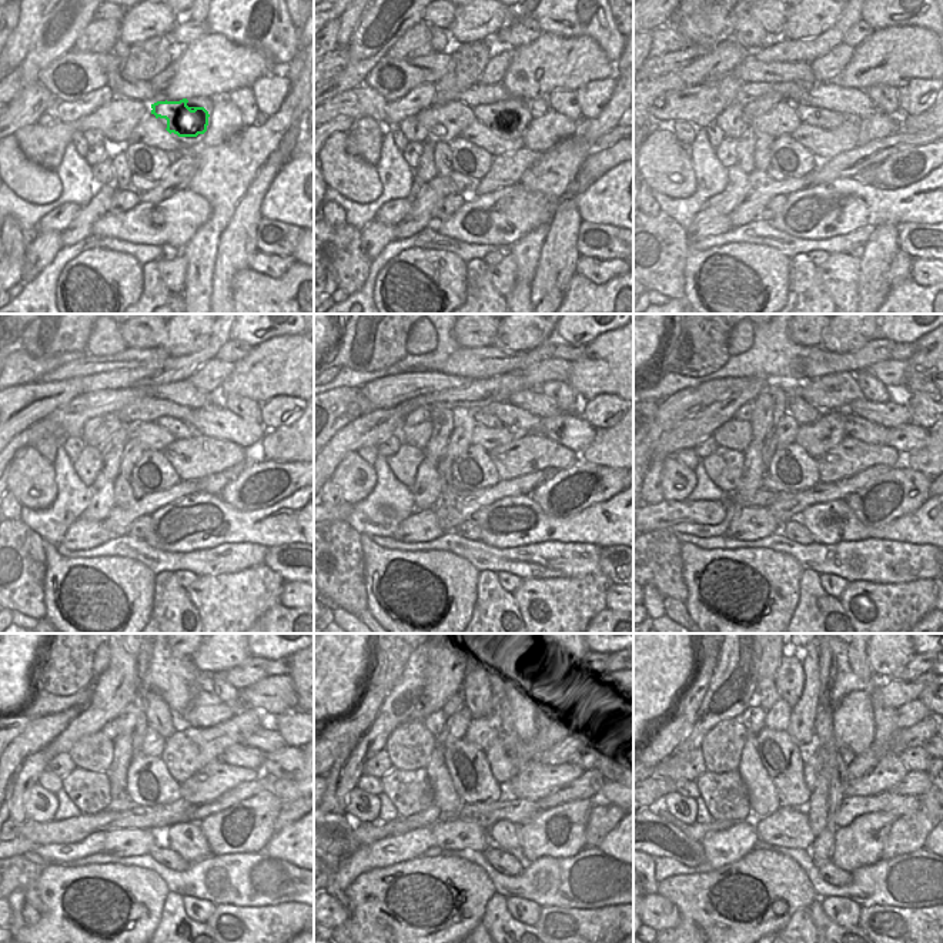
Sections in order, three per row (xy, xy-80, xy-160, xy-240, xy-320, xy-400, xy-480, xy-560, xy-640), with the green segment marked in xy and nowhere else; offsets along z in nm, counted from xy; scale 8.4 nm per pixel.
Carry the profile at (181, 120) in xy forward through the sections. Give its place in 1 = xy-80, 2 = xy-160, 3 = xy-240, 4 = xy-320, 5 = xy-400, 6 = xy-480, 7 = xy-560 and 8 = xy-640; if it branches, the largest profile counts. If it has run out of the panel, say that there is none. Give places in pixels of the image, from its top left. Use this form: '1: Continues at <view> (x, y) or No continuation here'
1: Continues at xy-80 (505, 123)
2: Continues at xy-160 (823, 119)
3: Continues at xy-240 (180, 430)
4: Continues at xy-320 (480, 415)
5: Continues at xy-400 (802, 411)
6: Continues at xy-480 (160, 718)
7: Continues at xy-560 (477, 692)
8: Continues at xy-640 (789, 676).

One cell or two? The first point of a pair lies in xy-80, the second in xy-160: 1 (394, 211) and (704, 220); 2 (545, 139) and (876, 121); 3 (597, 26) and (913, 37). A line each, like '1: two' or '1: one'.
1: two
2: one
3: two

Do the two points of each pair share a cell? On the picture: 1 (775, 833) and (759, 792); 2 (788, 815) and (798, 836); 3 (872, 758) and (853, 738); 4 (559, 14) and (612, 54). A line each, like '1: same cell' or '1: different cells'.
1: different cells
2: same cell
3: different cells
4: same cell

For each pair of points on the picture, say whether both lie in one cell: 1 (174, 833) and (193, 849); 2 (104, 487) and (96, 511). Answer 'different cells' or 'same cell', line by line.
1: same cell
2: same cell

